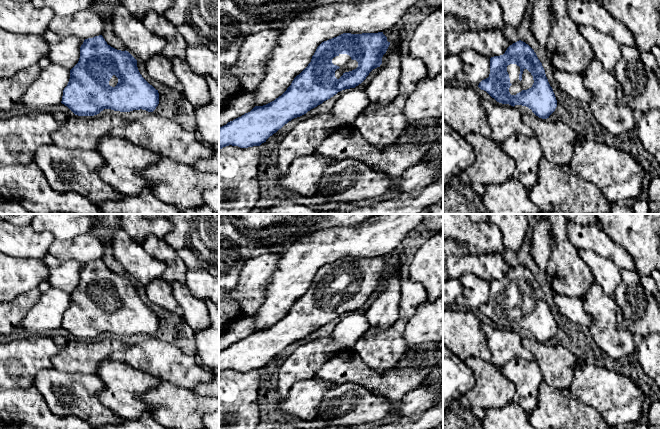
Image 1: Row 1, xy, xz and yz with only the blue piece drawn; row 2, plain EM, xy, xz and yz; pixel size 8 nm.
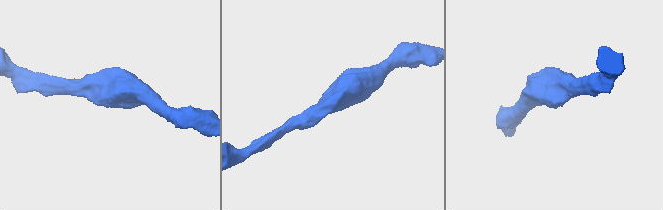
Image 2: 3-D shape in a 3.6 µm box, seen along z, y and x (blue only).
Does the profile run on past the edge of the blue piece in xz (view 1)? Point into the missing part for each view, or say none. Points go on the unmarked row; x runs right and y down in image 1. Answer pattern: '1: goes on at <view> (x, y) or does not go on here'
1: goes on at xz (344, 285)

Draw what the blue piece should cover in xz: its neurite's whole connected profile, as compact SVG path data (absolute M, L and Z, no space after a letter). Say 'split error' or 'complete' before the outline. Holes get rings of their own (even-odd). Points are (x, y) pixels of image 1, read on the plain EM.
split error | M383 256L343 257L322 266L308 290L281 320L266 329L255 330L250 336L219 352L219 374L229 369L240 372L260 370L292 343L306 338L342 314L355 312L373 293L380 291L389 269Z

